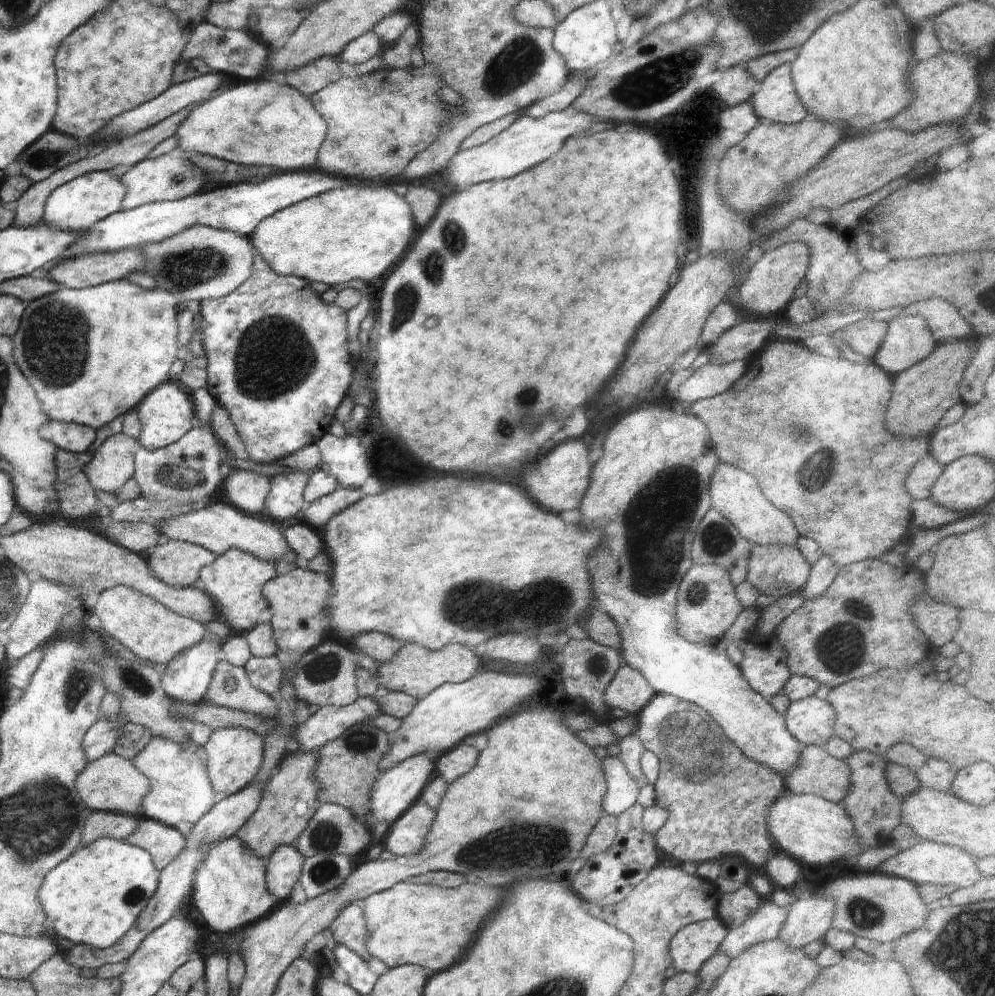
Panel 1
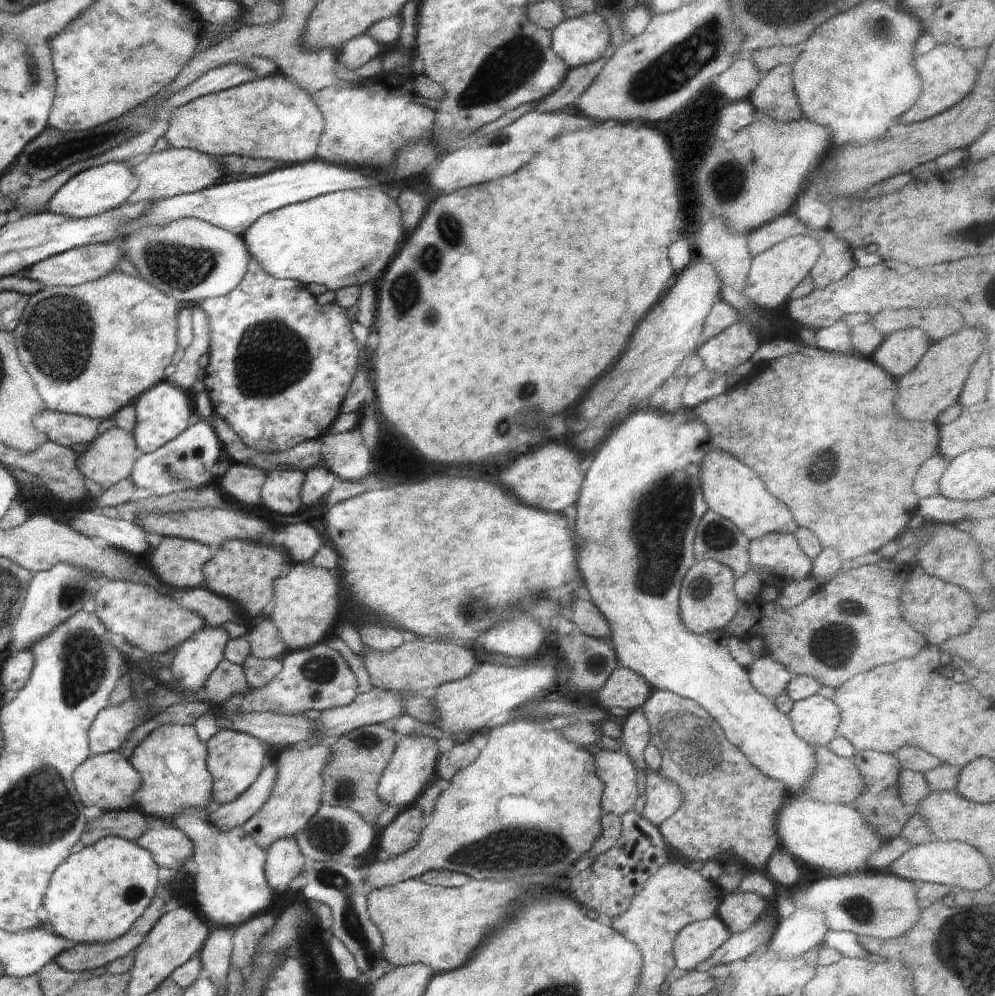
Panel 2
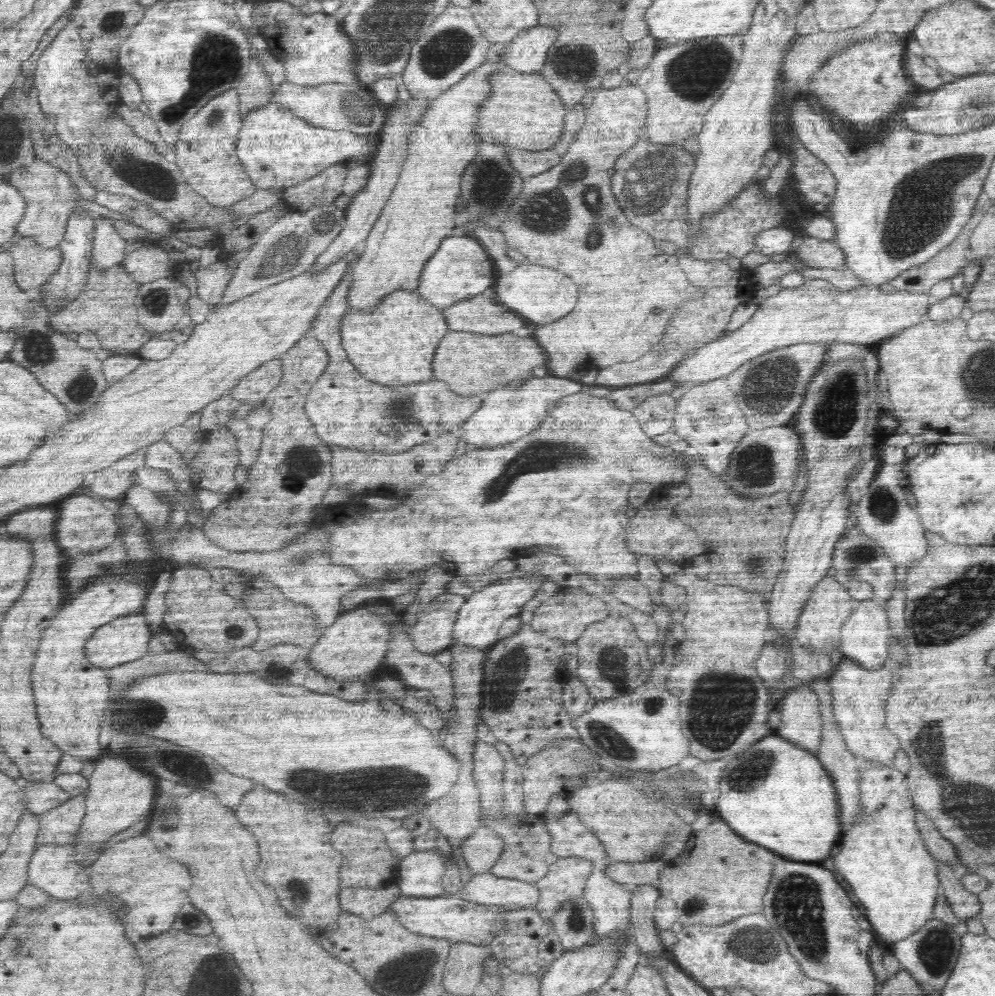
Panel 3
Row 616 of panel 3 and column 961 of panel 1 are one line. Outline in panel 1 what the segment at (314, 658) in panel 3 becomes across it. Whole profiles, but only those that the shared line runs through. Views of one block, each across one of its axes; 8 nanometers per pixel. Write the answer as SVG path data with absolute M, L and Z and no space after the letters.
M954 340L940 344L928 358L911 366L906 372L899 372L892 377L890 406L886 410L886 426L896 434L918 436L926 432L934 433L934 428L942 420L944 412L960 402L960 384L962 374L974 352L978 350L976 340Z

